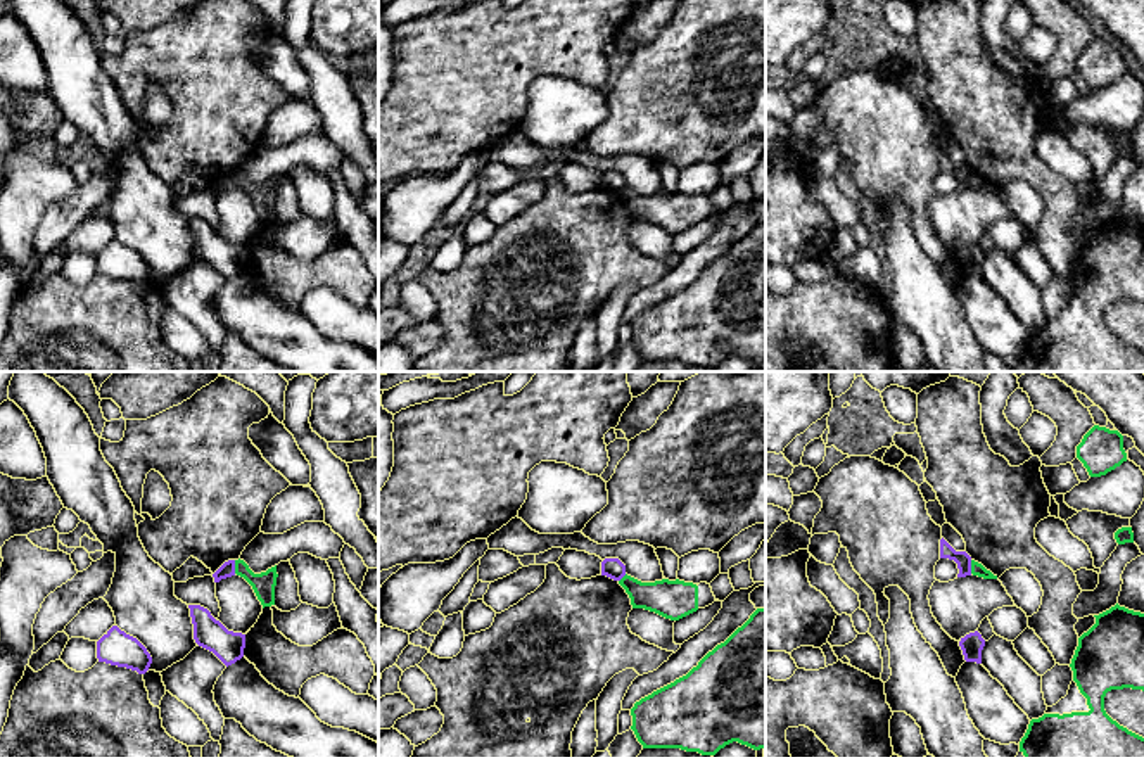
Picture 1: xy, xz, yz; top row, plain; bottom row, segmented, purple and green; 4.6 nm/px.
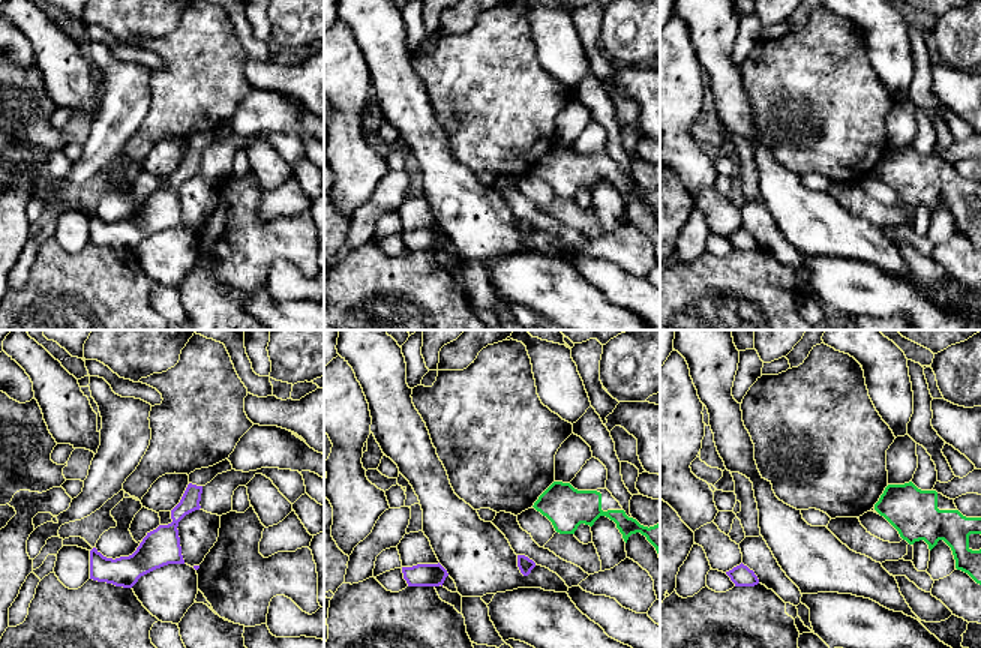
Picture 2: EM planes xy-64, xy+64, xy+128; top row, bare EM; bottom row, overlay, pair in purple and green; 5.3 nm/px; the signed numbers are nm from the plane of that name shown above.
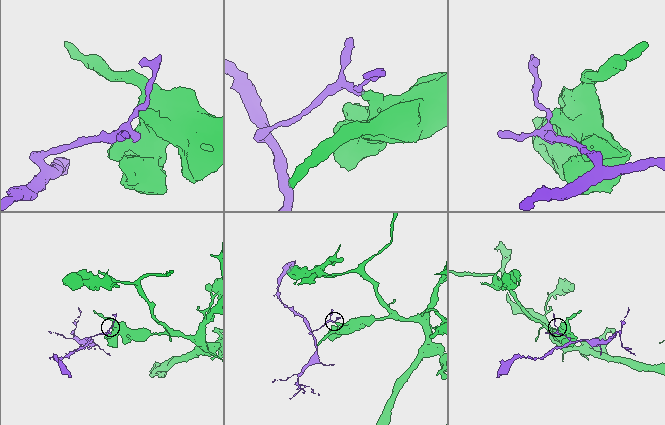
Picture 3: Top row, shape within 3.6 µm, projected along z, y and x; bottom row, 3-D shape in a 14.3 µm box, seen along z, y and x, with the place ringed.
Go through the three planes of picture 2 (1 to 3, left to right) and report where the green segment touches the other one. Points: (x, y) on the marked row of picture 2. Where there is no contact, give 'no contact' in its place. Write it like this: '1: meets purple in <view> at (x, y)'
1: no contact
2: no contact
3: no contact

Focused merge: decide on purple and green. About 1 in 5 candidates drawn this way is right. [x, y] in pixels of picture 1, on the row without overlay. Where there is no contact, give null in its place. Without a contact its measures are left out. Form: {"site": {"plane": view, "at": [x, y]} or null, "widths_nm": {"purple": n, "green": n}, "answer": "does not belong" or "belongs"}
{"site": {"plane": "xy", "at": [234, 180]}, "widths_nm": {"purple": 70, "green": 110}, "answer": "does not belong"}

